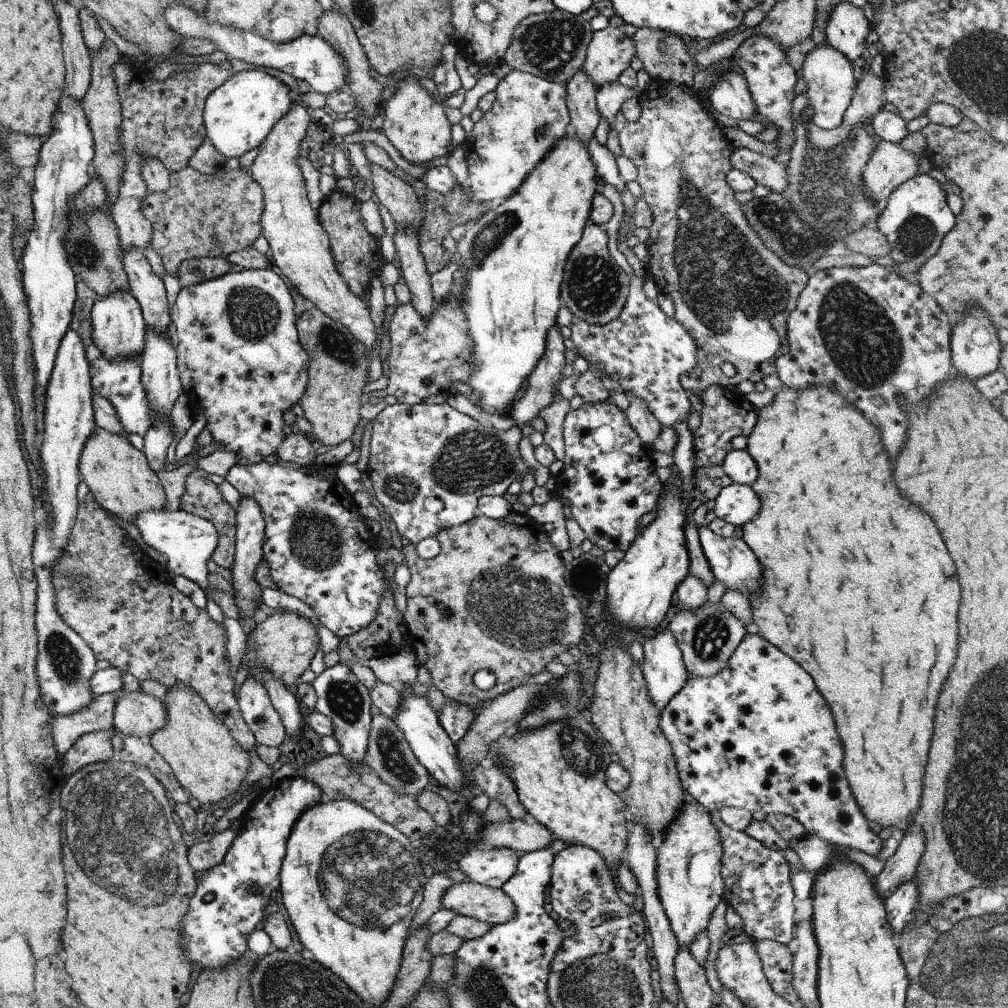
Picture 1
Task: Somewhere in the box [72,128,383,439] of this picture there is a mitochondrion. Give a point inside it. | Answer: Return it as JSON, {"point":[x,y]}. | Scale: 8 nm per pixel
{"point":[253,313]}

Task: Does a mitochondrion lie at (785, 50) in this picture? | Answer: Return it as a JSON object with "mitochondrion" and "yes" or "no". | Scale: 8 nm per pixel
{"mitochondrion":"no"}

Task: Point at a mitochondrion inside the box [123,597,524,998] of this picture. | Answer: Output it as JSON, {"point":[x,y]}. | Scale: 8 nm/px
{"point":[368,879]}

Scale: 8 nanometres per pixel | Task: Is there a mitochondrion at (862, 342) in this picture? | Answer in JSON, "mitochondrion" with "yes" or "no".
{"mitochondrion":"yes"}

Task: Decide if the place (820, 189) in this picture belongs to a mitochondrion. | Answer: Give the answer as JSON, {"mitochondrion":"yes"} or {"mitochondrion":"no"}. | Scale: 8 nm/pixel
{"mitochondrion":"yes"}

